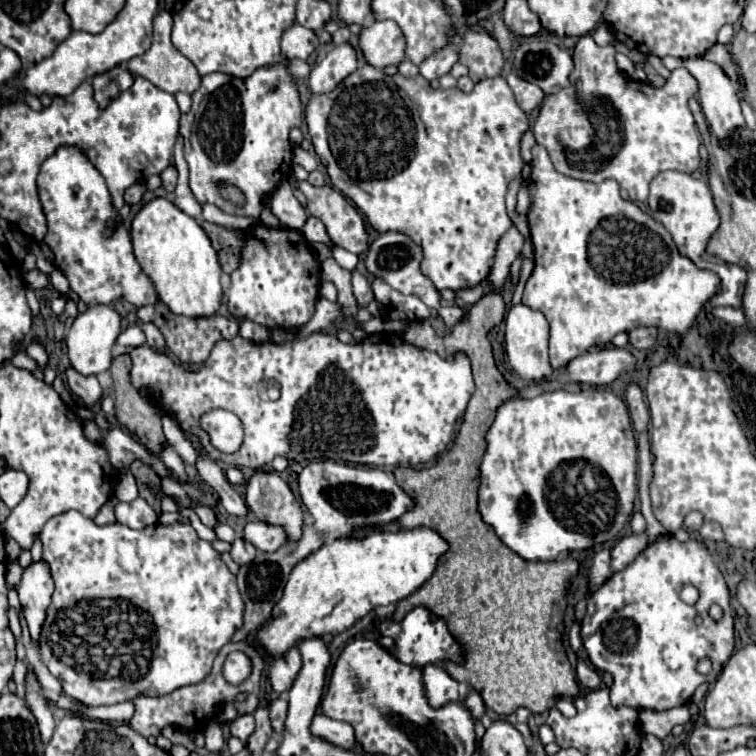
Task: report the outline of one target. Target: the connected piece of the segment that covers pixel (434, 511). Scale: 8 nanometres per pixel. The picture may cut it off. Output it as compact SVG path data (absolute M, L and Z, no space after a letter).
M491 290L479 302L475 302L469 308L469 314L465 314L465 318L461 322L457 322L455 328L445 336L439 336L435 332L435 328L431 326L431 322L427 322L427 320L415 320L409 324L409 330L403 336L403 340L407 344L413 344L413 346L419 346L425 350L433 350L443 358L453 356L453 352L465 352L471 360L471 366L473 366L473 378L475 378L477 390L475 390L475 394L467 406L463 424L459 428L459 434L457 434L451 450L445 452L445 456L441 456L437 460L437 464L433 464L431 468L423 468L423 470L415 470L415 468L397 468L395 470L395 480L399 482L399 486L407 494L411 494L417 500L417 506L411 512L403 514L403 518L399 518L397 522L383 526L381 530L429 526L429 528L437 530L449 542L451 548L439 560L437 572L415 594L407 596L405 600L401 600L397 604L393 618L401 620L413 606L427 606L433 614L445 618L451 634L465 648L465 664L461 666L461 664L447 662L445 670L457 682L471 684L483 696L485 706L489 710L493 710L499 716L509 716L521 706L529 708L531 712L545 712L553 700L575 698L579 694L575 670L567 660L563 640L561 640L563 616L565 616L565 608L567 608L567 588L569 588L571 578L577 576L577 572L579 572L579 562L577 560L527 562L527 560L519 558L519 554L515 554L513 550L503 546L503 542L499 542L499 536L495 534L495 530L491 530L491 526L487 526L483 522L483 518L479 518L479 506L477 506L479 504L477 502L479 462L487 450L485 434L491 428L491 422L495 420L495 410L503 402L507 402L509 398L531 398L531 388L517 390L517 388L509 386L509 382L501 376L501 372L495 366L493 348L489 342L489 330L495 328L503 320L503 314L505 314L505 300L497 290Z

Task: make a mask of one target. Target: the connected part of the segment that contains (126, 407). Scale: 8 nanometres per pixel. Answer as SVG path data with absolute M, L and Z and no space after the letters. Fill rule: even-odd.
M127 354L117 356L111 362L111 376L113 376L113 388L115 388L115 414L117 422L125 426L129 432L137 434L141 444L147 446L147 450L159 454L165 436L161 430L161 416L157 416L155 408L131 386L129 380L131 370L131 358ZM157 428L159 428L159 444L157 444Z

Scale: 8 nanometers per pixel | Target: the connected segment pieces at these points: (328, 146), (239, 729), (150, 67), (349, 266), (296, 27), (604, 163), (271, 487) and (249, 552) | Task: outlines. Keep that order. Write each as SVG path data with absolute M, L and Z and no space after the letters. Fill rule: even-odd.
M365 64L363 68L357 68L353 74L349 74L333 92L319 94L319 96L315 94L305 108L305 121L309 126L309 136L311 136L311 142L315 146L315 152L319 154L319 158L327 160L327 172L329 172L333 186L357 204L357 208L367 216L369 224L377 232L387 232L387 230L403 232L403 234L411 236L419 246L423 246L421 272L427 278L431 278L431 282L435 284L437 290L471 288L489 276L497 242L511 228L511 220L509 220L507 208L505 208L505 192L507 192L509 180L515 176L521 176L523 160L519 156L519 140L521 140L523 132L529 128L529 118L517 106L513 92L507 86L505 78L495 76L495 78L481 80L475 84L475 88L469 94L463 94L457 88L431 90L429 82L423 76L415 76L415 78L405 78L401 74L387 76L387 74L383 74L383 70L377 70L369 64Z
M245 714L245 716L237 716L233 722L231 722L231 734L237 736L239 740L247 740L255 730L255 720L253 720L253 714Z
M161 10L155 20L153 20L153 44L151 48L137 58L131 58L127 62L127 68L133 76L143 76L149 82L153 82L157 88L177 94L177 92L187 92L193 94L199 88L201 82L201 74L195 70L195 64L191 60L187 60L179 50L175 50L175 46L171 44L171 28L173 28L173 18L167 10Z
M335 246L333 248L333 256L339 262L339 266L343 266L345 270L355 270L355 266L357 266L357 256L355 254L351 254L351 252Z
M295 22L281 36L281 56L285 60L293 60L293 58L307 60L313 54L313 50L319 48L319 44L321 42L315 30L309 30Z
M591 34L579 38L573 50L573 62L573 84L549 94L533 124L535 140L547 148L557 172L589 182L613 178L629 192L629 200L647 202L649 184L655 174L663 170L693 172L699 168L701 134L687 106L687 100L699 94L699 82L691 78L687 68L673 70L665 86L653 88L649 82L637 82L623 74L615 64L615 46L599 46ZM577 82L581 82L581 86ZM593 104L597 104L597 110L605 106L609 122L613 122L613 126L609 124L609 146L593 146L597 134L591 122Z
M257 472L247 480L247 506L267 524L279 524L287 530L289 540L301 538L303 512L291 488L275 472Z
M235 538L235 542L231 544L231 556L237 564L247 564L255 558L255 546L251 546L251 542L243 542L243 538Z

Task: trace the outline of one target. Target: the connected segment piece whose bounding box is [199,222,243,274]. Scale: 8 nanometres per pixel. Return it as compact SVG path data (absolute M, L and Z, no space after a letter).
M199 222L199 224L205 230L205 234L209 236L211 244L219 256L219 264L221 264L223 272L231 274L239 266L239 250L243 246L243 234L231 232L223 226L209 224L209 222Z

